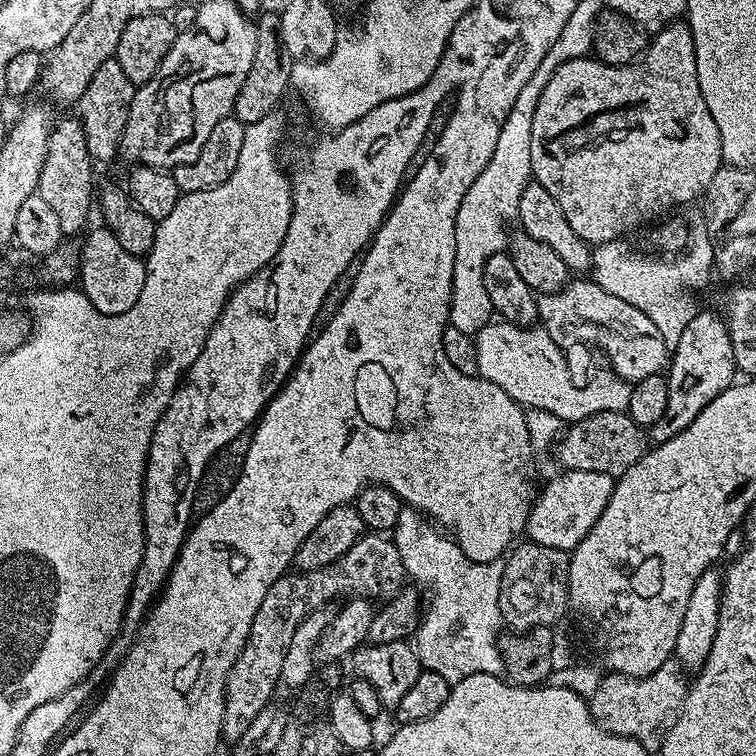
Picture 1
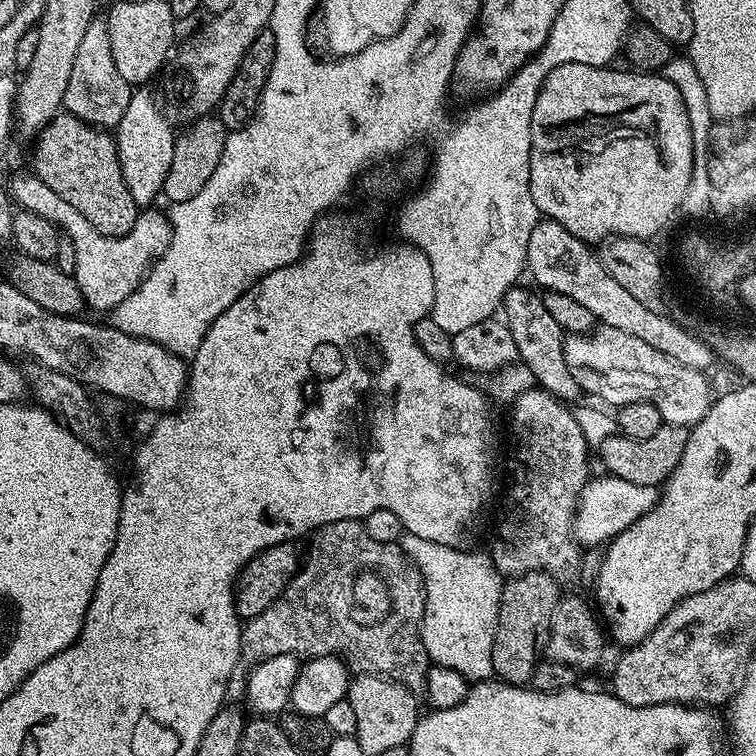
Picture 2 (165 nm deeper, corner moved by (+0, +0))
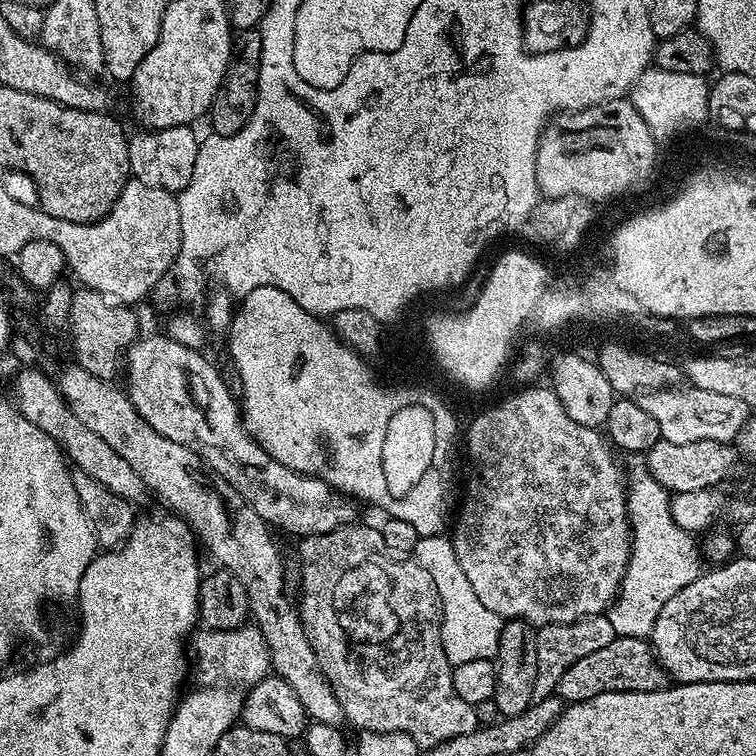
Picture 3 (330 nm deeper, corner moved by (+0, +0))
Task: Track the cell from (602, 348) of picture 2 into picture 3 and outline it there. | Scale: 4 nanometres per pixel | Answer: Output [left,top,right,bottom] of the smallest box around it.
[638,386,750,444]

